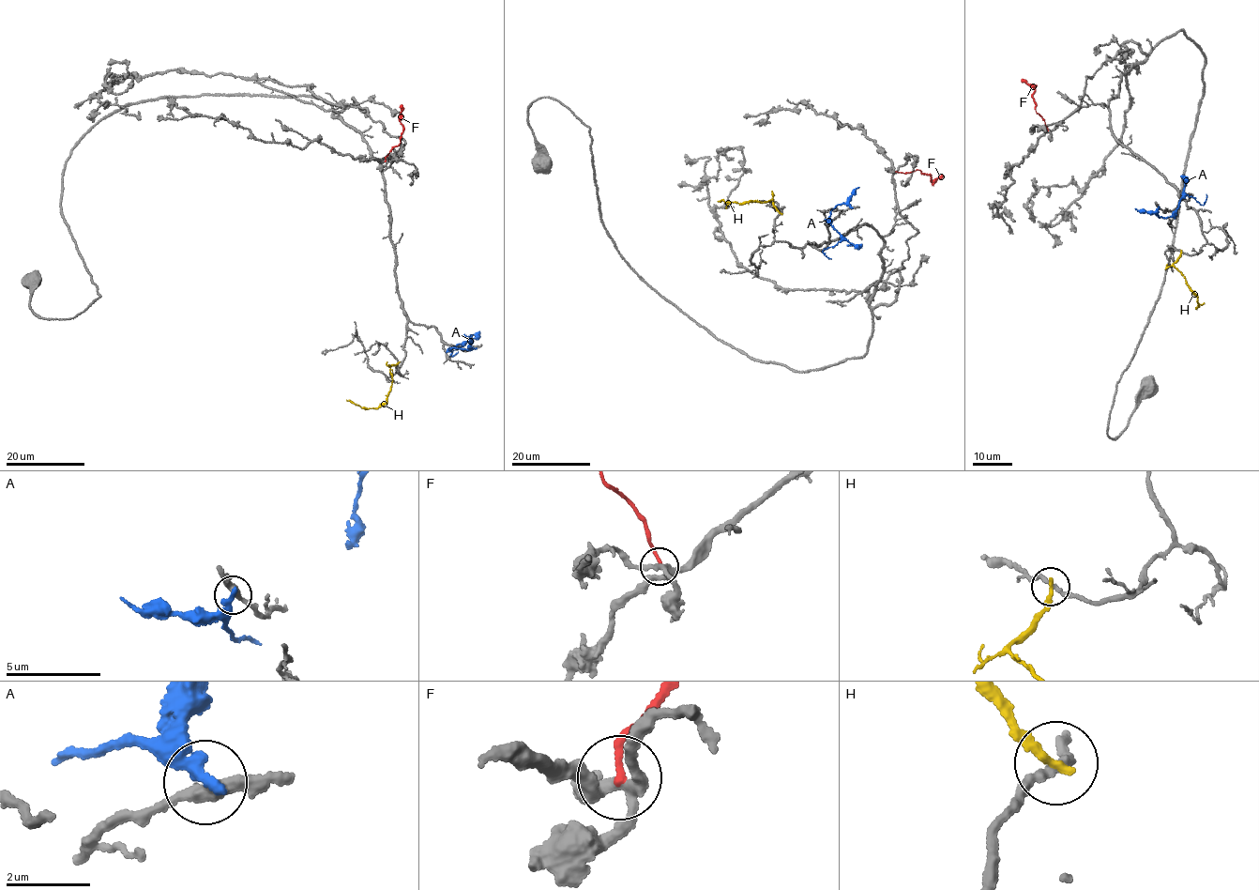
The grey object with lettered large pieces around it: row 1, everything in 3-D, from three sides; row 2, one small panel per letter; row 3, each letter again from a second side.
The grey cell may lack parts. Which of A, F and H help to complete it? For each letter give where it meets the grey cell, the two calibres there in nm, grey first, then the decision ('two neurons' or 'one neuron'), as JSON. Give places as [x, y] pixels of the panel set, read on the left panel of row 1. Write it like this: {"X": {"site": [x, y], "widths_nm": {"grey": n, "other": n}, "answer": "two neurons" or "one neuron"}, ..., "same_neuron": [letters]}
{"A": {"site": [474, 348], "widths_nm": {"grey": 320, "other": 360}, "answer": "two neurons"}, "F": {"site": [385, 161], "widths_nm": {"grey": 260, "other": 160}, "answer": "two neurons"}, "H": {"site": [398, 362], "widths_nm": {"grey": 200, "other": 240}, "answer": "two neurons"}, "same_neuron": []}

